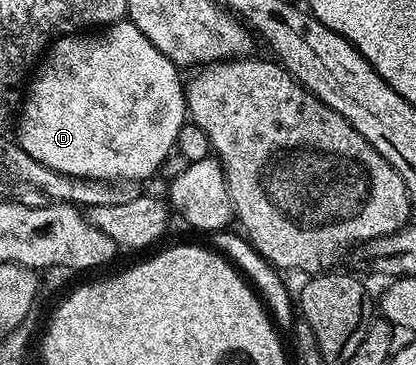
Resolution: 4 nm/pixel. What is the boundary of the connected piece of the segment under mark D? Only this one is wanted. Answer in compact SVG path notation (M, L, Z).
M132 22L111 23L105 30L98 29L93 33L79 33L75 36L63 35L61 39L55 39L50 44L25 88L24 102L21 104L20 114L16 119L16 127L18 123L17 146L22 147L24 153L28 153L36 161L42 162L48 169L71 175L74 178L146 181L149 175L157 176L161 172L163 161L177 148L178 134L188 123L184 79L178 75L181 74L174 62L168 57L164 57L164 53L160 53L160 49L156 49L156 45L152 45L152 41L148 41L148 37L144 37L144 33L140 33L140 29L136 29L136 25Z

